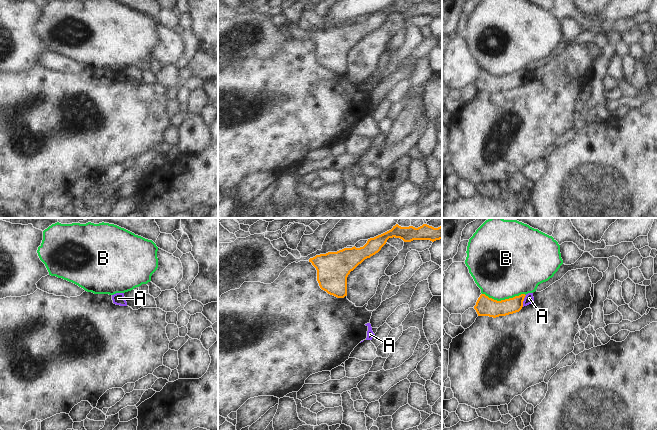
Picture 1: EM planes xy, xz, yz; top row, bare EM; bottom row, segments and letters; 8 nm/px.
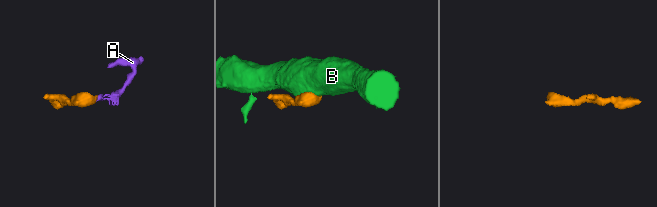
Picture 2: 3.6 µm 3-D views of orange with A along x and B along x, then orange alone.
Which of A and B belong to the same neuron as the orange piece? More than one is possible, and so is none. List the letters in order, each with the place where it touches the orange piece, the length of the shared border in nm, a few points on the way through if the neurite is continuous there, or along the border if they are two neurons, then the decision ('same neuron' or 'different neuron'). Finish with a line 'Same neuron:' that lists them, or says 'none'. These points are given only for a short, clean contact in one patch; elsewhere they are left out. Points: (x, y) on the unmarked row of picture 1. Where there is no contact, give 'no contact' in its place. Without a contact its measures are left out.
A: contact yz (523, 76); length 100 nm; border yz (526, 71), (522, 82); different neuron
B: contact yz (504, 76); length 360 nm; different neuron
Same neuron: none

